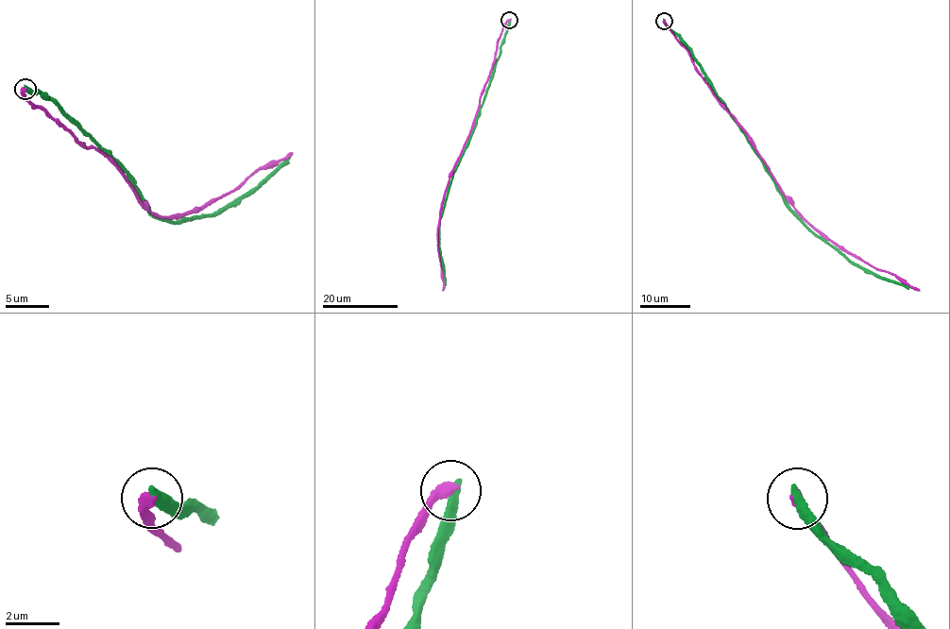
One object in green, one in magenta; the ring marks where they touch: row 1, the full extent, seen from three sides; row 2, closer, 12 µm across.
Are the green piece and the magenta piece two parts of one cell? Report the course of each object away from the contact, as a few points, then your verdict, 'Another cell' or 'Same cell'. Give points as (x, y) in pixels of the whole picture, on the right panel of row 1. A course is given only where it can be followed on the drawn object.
Course of green: (664, 21), (693, 56), (782, 197), (807, 227), (855, 264), (910, 287). Course of magenta: (664, 21), (688, 52), (703, 79), (736, 119), (780, 191), (807, 221), (870, 265), (899, 277), (920, 290). Another cell

